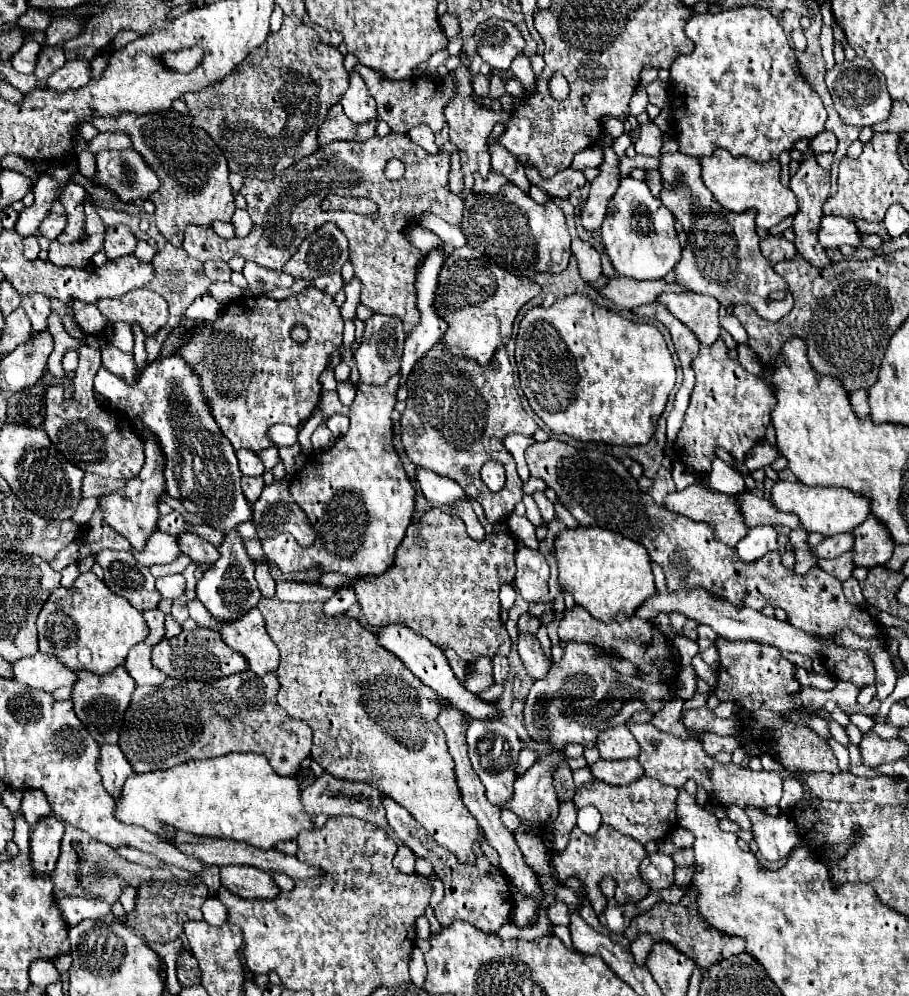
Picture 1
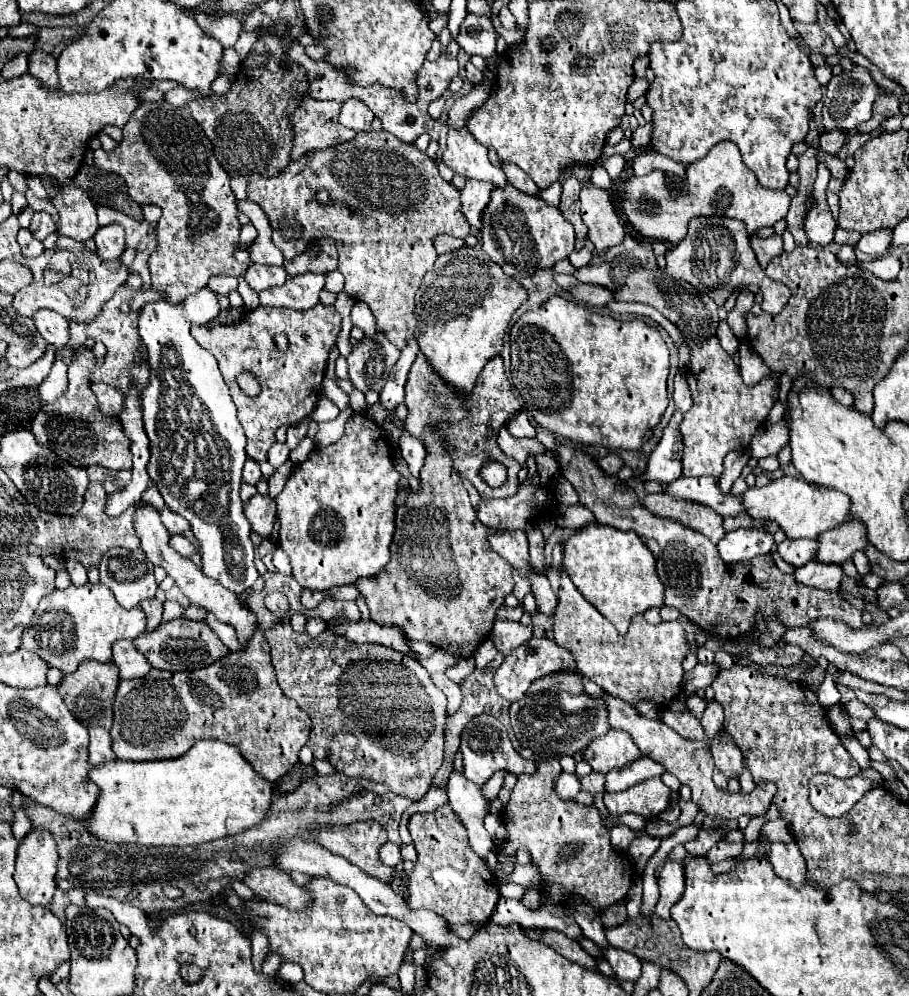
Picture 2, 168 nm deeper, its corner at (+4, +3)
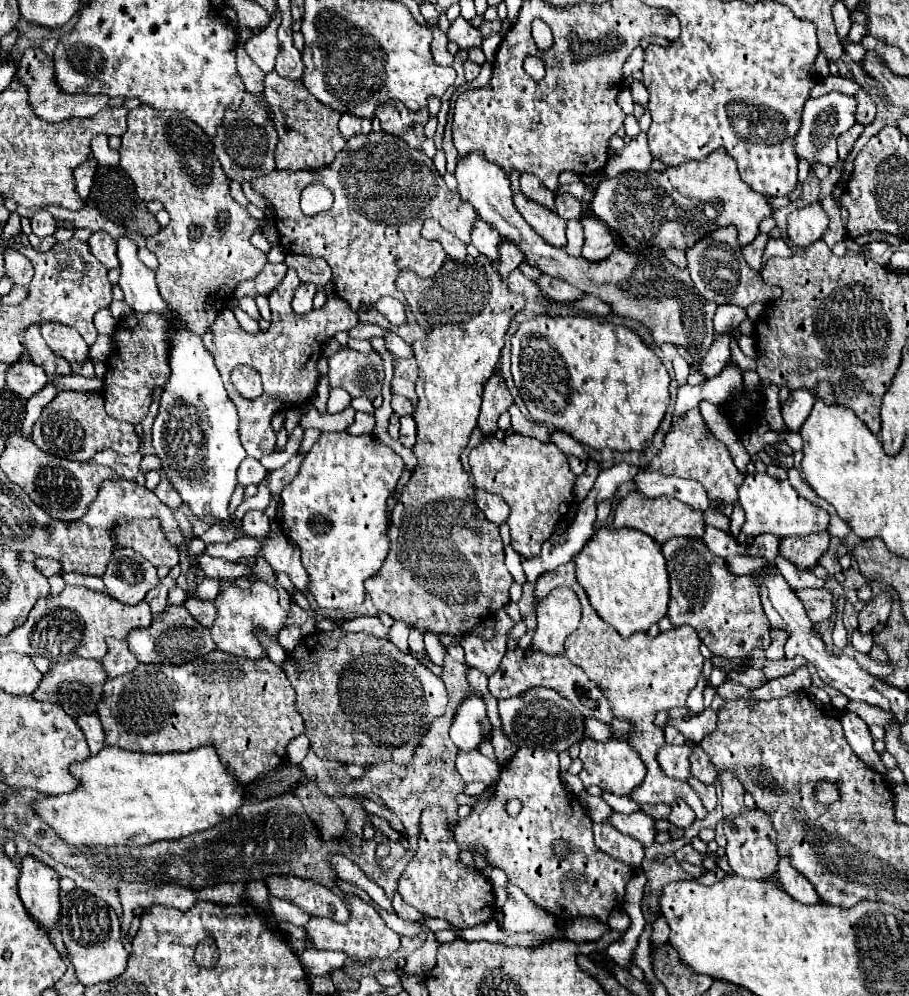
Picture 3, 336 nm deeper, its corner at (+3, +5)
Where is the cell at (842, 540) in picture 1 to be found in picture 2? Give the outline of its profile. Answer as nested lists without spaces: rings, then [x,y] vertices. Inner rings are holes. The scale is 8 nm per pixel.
[[[784,539],[782,543],[778,543],[778,553],[780,557],[794,565],[806,565],[810,559],[814,559],[816,553],[816,541],[798,541],[798,539]]]

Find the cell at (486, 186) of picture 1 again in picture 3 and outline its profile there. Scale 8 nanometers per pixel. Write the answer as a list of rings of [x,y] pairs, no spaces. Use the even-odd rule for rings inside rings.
[[[477,217],[473,223],[473,229],[471,229],[471,243],[477,247],[477,251],[483,253],[485,257],[491,257],[491,261],[495,261],[499,241],[501,241],[499,233],[487,221]]]

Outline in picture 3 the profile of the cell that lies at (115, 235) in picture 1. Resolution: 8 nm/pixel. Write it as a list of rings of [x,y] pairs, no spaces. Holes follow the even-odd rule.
[[[95,231],[89,239],[89,247],[91,253],[107,267],[119,267],[119,259],[117,259],[117,241],[107,233],[107,231]]]

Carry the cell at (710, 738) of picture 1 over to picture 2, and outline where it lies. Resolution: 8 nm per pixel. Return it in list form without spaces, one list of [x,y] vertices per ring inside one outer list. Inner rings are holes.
[[[716,737],[712,741],[712,755],[714,755],[716,767],[722,769],[722,773],[728,779],[742,775],[742,753],[734,743],[730,743],[730,739]]]

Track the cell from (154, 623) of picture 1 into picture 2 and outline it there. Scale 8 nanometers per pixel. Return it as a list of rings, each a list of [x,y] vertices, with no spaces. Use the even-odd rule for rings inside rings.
[[[152,597],[152,599],[142,601],[140,607],[144,609],[146,619],[148,619],[148,627],[146,627],[146,631],[154,631],[154,629],[160,625],[160,621],[162,621],[162,601],[156,599],[156,597]]]

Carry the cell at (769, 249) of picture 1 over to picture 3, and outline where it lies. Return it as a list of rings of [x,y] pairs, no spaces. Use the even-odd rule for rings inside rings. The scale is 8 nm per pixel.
[[[759,233],[755,237],[753,243],[749,243],[747,247],[743,247],[743,257],[747,259],[747,263],[753,267],[753,269],[761,269],[761,259],[763,259],[763,251],[767,247],[767,241],[769,241],[769,235],[765,233]]]

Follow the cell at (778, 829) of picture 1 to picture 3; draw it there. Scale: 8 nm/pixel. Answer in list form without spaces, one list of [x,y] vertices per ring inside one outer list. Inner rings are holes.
[[[779,857],[779,867],[777,867],[777,881],[781,883],[781,887],[797,901],[801,903],[819,903],[819,895],[815,893],[813,885],[797,871],[793,869],[791,861],[787,857]]]

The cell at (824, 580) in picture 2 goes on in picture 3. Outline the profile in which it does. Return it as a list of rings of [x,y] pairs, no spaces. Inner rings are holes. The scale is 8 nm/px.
[[[775,557],[775,563],[777,563],[777,569],[781,571],[781,575],[785,577],[785,581],[789,583],[791,589],[807,589],[807,587],[823,587],[825,581],[815,577],[813,573],[809,571],[801,571],[797,569],[795,565],[791,565],[787,559],[783,557]]]

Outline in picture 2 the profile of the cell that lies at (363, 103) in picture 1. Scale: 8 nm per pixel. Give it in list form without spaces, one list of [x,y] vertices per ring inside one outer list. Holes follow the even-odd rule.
[[[348,99],[342,103],[340,123],[352,131],[370,131],[374,113],[358,99]]]

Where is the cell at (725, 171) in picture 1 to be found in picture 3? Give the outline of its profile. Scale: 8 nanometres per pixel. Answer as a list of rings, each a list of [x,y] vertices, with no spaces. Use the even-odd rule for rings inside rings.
[[[717,149],[711,153],[705,161],[687,161],[677,167],[667,167],[665,171],[623,171],[615,179],[605,179],[599,183],[597,193],[591,201],[593,213],[611,229],[619,233],[619,237],[629,245],[629,247],[677,247],[685,249],[687,245],[693,245],[693,241],[699,241],[699,237],[705,237],[707,233],[735,225],[739,231],[739,241],[741,245],[749,245],[759,229],[759,223],[765,217],[773,215],[773,205],[771,197],[755,193],[739,175],[739,169],[735,165],[735,159],[729,157],[725,149]]]

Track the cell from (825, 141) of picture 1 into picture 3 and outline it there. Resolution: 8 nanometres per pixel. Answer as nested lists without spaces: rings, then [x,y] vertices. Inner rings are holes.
[[[855,123],[847,133],[843,133],[839,139],[837,139],[837,151],[839,151],[839,159],[845,159],[847,153],[851,151],[853,143],[857,141],[857,137],[863,133],[863,125]]]

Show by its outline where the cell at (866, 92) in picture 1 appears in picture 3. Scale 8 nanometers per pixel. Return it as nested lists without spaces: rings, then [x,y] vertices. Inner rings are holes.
[[[831,91],[819,99],[809,99],[803,109],[803,125],[795,137],[795,153],[801,159],[807,159],[811,165],[813,163],[823,163],[829,167],[835,165],[839,159],[837,137],[855,125],[855,111],[857,111],[855,97],[839,91]]]

